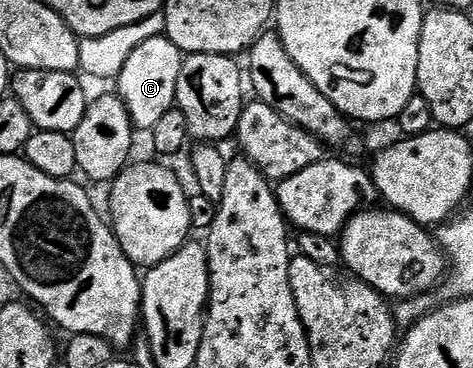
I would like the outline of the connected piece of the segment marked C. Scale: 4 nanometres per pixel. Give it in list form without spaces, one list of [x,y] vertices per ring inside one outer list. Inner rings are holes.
[[[165,35],[145,39],[141,47],[136,47],[133,55],[121,67],[117,78],[117,95],[125,103],[131,116],[131,123],[138,129],[152,129],[157,127],[168,111],[176,108],[177,78],[181,75],[184,54]]]

